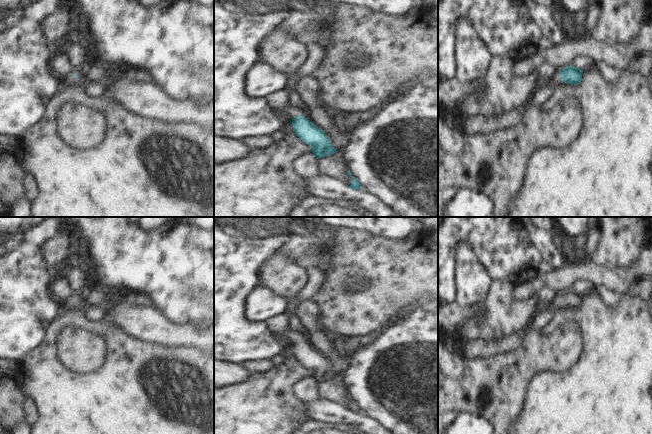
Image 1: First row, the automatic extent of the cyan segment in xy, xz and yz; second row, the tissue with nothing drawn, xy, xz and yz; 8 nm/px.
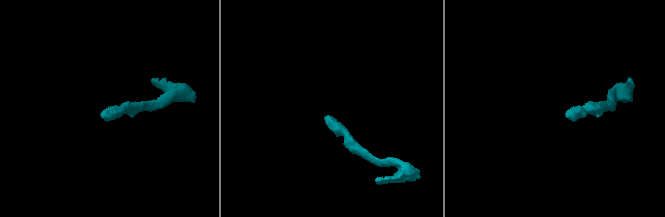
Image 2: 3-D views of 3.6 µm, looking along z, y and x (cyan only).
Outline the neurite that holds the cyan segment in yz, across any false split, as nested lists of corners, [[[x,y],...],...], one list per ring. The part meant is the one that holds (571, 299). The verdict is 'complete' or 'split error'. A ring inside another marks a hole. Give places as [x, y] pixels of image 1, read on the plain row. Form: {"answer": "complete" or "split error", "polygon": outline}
{"answer": "split error", "polygon": [[[566,290],[559,298],[555,298],[550,305],[546,305],[543,309],[554,308],[565,306],[567,308],[578,309],[582,305],[583,294],[574,290]]]}

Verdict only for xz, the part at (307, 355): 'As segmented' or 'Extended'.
Extended.

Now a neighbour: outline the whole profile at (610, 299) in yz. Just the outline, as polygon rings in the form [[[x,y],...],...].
[[[586,281],[577,282],[574,284],[571,290],[581,294],[586,294],[590,291],[596,291],[602,297],[605,305],[612,308],[616,308],[620,301],[620,296],[617,296],[614,292],[608,290],[606,287],[593,285]]]

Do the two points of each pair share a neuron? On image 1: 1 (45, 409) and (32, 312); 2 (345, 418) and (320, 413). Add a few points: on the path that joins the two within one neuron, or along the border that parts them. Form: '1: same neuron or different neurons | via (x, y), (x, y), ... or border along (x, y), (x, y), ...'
1: different neurons | border along (48, 325), (44, 339), (19, 360)
2: same neuron | via (339, 414), (326, 413)

